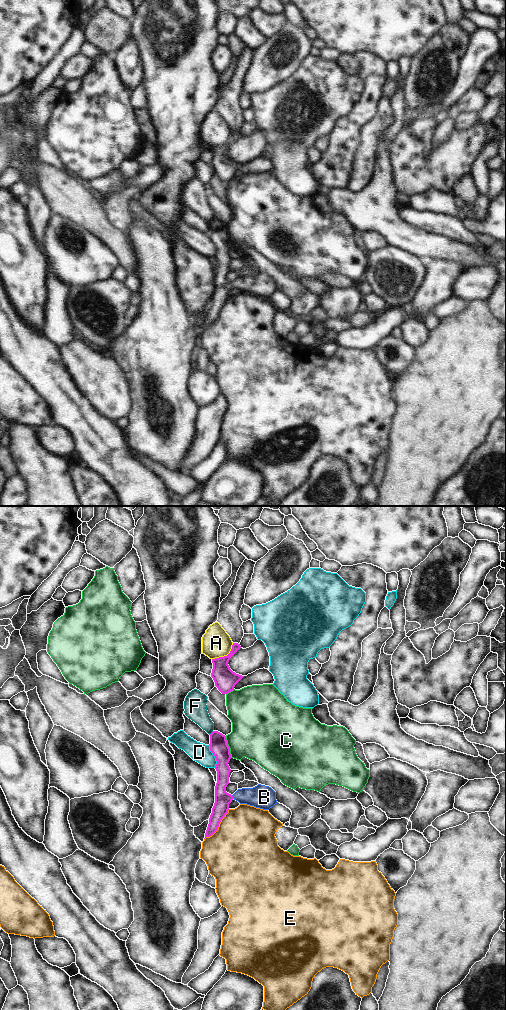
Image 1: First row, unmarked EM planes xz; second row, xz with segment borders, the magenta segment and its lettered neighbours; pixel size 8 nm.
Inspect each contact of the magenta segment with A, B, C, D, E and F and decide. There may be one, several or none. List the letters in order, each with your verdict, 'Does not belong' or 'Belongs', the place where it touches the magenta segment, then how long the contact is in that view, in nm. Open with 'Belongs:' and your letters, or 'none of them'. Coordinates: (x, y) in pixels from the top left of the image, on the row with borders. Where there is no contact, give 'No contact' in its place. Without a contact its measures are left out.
Belongs: B
A: Does not belong. Touches magenta at xz (225, 656). Shared border 220 nm
B: Belongs. Touches magenta at xz (232, 797). Shared border 40 nm
C: Does not belong. Touches magenta at xz (228, 747). Shared border 180 nm
D: Does not belong. Touches magenta at xz (214, 755). Shared border 200 nm
E: Does not belong. Touches magenta at xz (218, 826). Shared border 320 nm
F: Does not belong. Touches magenta at xz (212, 732). Shared border 50 nm.

